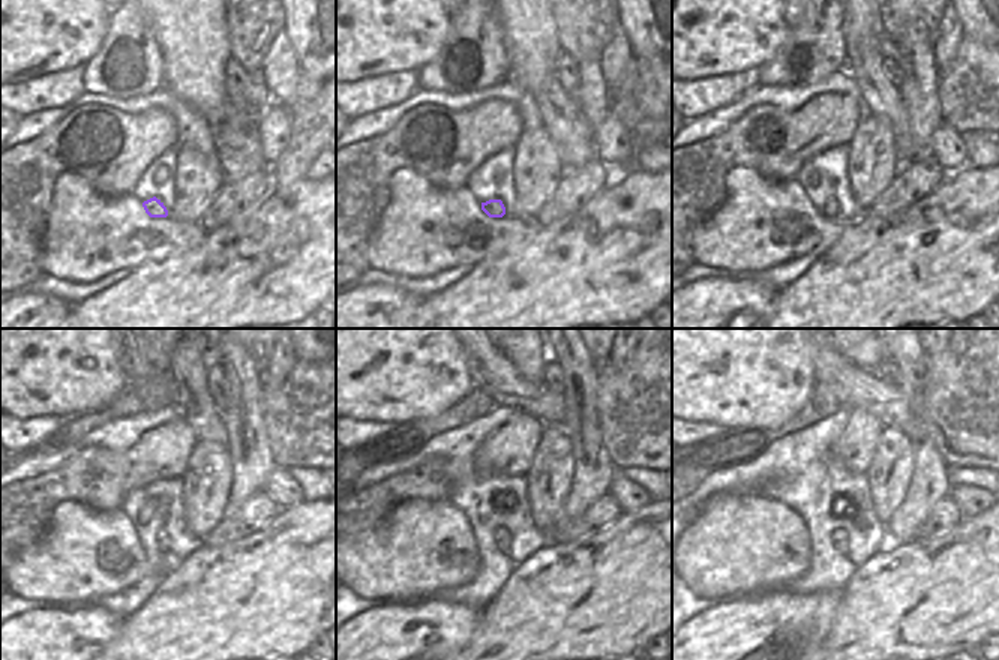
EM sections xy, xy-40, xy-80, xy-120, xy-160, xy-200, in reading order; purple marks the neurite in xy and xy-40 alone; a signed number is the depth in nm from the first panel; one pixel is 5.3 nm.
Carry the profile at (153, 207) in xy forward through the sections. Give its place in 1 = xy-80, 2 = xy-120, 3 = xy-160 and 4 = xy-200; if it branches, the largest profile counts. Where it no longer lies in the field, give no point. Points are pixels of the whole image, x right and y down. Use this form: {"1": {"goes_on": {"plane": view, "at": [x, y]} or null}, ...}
{"1": {"goes_on": {"plane": "xy-80", "at": [831, 209]}}, "2": {"goes_on": {"plane": "xy-120", "at": [162, 540]}}, "3": {"goes_on": {"plane": "xy-160", "at": [503, 539]}}, "4": {"goes_on": {"plane": "xy-200", "at": [839, 536]}}}

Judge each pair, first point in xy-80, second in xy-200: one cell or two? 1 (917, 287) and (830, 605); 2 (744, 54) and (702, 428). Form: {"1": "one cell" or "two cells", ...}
{"1": "two cells", "2": "two cells"}

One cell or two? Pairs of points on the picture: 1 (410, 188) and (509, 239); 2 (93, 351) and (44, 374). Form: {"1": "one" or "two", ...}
{"1": "one", "2": "one"}

